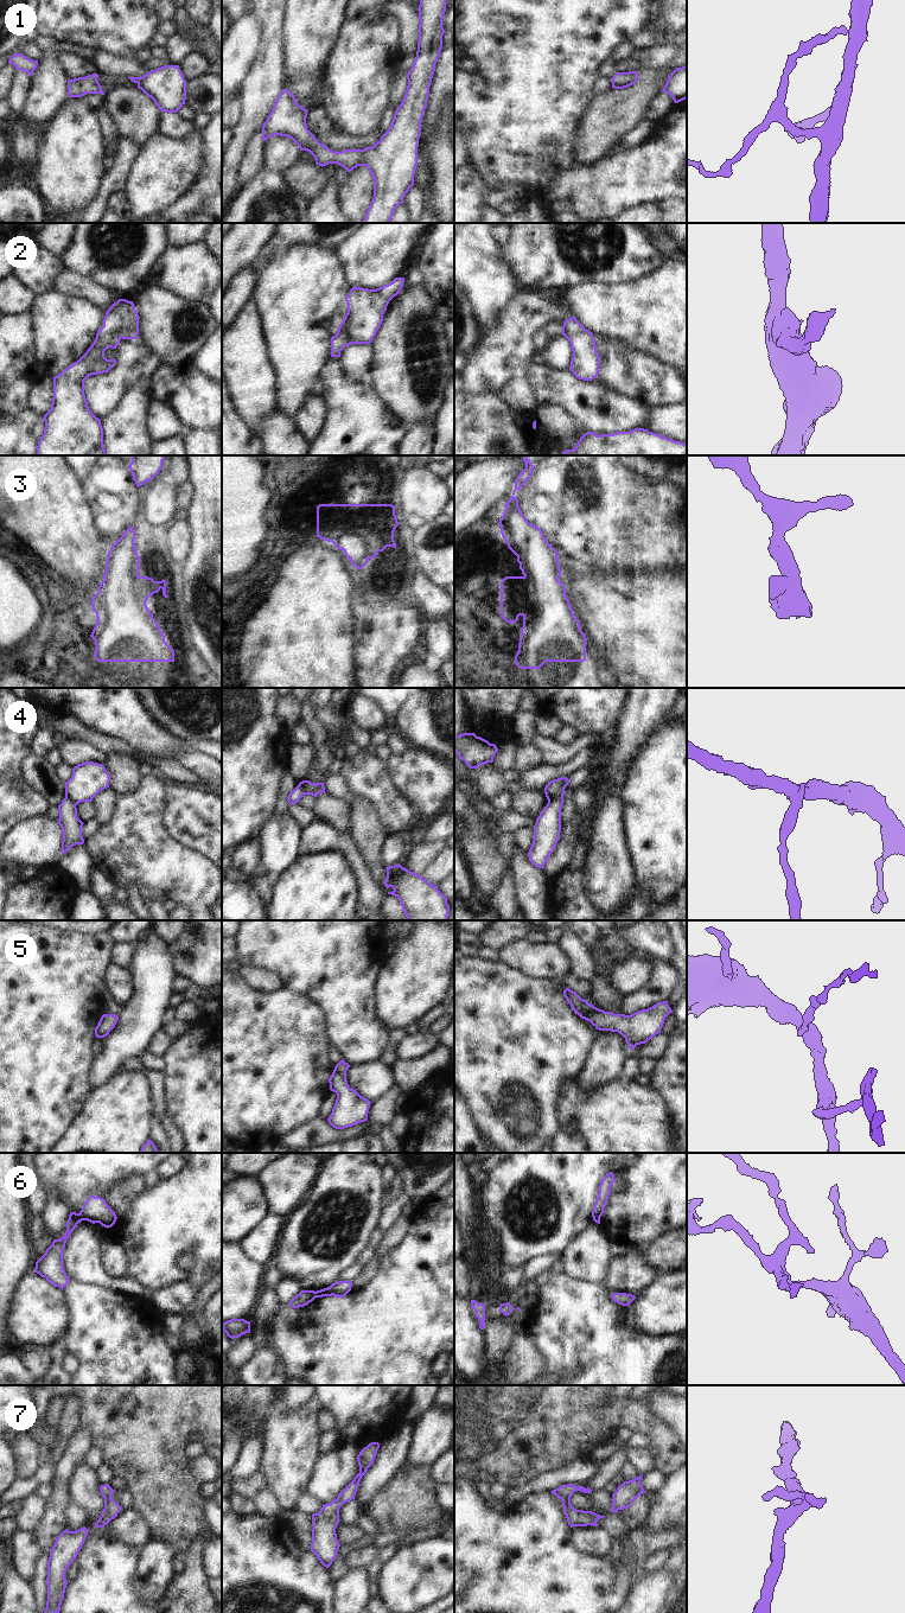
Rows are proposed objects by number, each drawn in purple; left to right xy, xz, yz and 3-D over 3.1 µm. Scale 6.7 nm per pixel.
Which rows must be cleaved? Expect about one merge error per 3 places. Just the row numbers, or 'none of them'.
4, 6

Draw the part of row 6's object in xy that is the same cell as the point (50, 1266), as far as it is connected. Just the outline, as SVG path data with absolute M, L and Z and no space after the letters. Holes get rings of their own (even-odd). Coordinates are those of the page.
M70 1212L64 1236L59 1239L53 1239L45 1254L36 1262L34 1273L45 1277L47 1282L55 1287L59 1287L62 1290L70 1282L63 1268L63 1250L66 1239L82 1220L79 1213Z

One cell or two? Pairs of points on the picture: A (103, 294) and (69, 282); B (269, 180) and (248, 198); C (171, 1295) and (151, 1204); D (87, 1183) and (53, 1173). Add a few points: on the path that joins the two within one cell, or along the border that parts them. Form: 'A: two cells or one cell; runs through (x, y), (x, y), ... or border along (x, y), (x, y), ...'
A: one cell; runs through (95, 293), (77, 286)
B: one cell; runs through (265, 185), (253, 197)
C: two cells; border along (197, 1287), (187, 1280), (182, 1280), (147, 1293)
D: one cell; runs through (78, 1175), (62, 1175)

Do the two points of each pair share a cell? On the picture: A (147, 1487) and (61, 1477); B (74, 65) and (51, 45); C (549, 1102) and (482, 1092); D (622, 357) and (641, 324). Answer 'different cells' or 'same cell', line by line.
A: different cells
B: same cell
C: same cell
D: different cells

